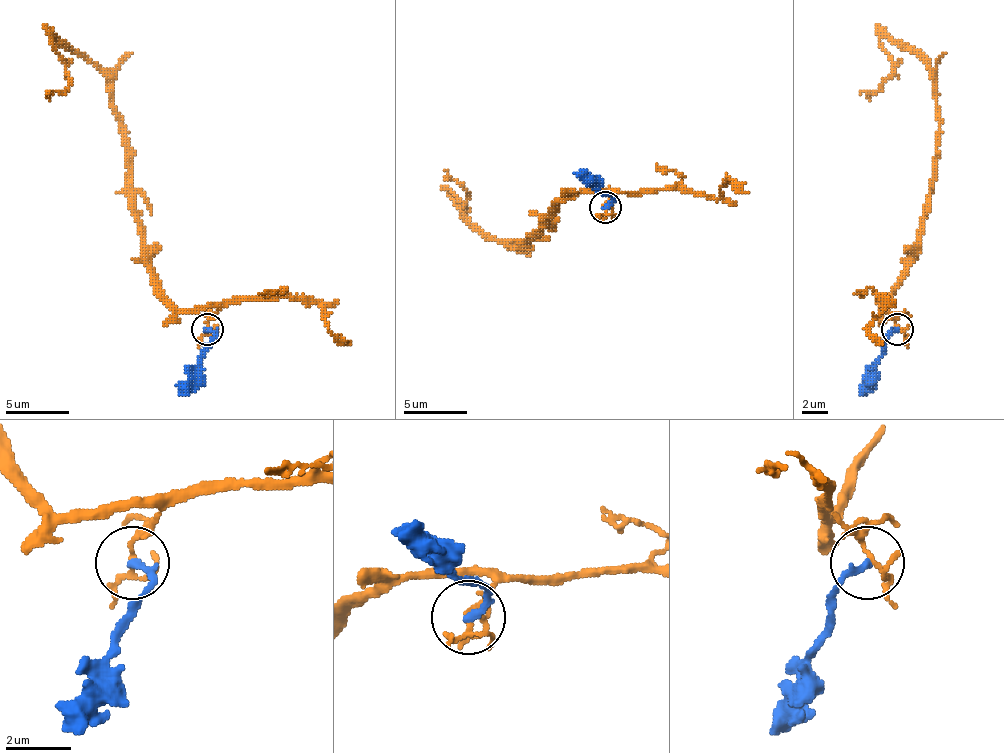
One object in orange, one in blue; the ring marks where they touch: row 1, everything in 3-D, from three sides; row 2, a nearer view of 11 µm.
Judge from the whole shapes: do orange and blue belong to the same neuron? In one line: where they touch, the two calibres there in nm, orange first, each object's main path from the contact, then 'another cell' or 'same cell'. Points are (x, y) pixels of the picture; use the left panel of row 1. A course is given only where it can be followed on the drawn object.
(207, 329) | 120/240 nm | orange via (208, 328), (214, 306), (179, 309), (151, 271), (113, 84), (52, 37), (68, 78), (62, 91), (46, 94) | blue via (208, 328), (214, 335), (211, 347), (192, 382), (179, 395) | another cell

